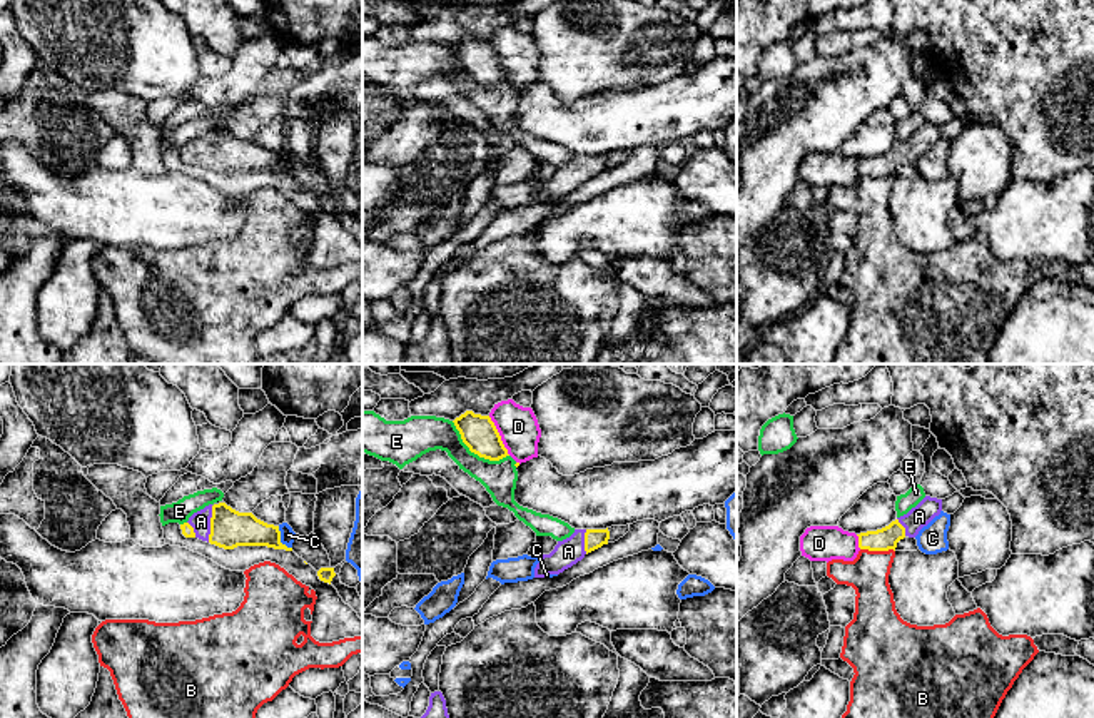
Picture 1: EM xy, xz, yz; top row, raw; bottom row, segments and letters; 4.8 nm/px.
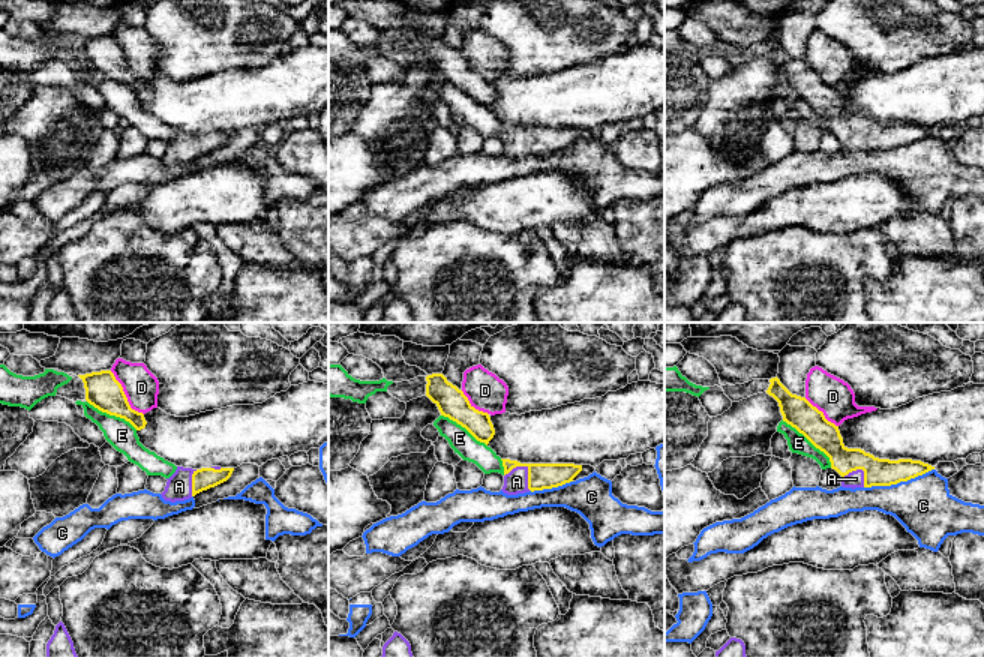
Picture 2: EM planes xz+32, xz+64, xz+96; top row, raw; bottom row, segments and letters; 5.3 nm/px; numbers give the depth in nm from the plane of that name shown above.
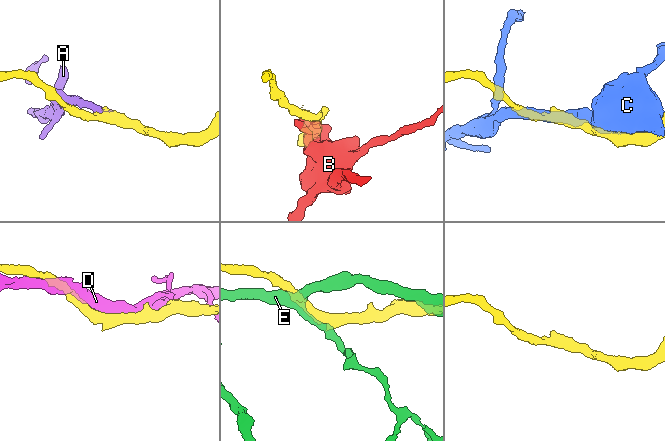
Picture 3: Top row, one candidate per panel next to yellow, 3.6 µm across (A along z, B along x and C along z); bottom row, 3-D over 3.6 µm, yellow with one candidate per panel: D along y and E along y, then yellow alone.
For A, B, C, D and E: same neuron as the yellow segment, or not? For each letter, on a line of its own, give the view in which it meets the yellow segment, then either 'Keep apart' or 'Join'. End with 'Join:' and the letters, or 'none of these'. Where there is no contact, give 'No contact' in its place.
A: Touches yellow in xy. Join
B: Touches yellow in yz. Keep apart
C: Touches yellow in xy. Keep apart
D: Touches yellow in xz. Keep apart
E: Touches yellow in xz. Keep apart
Join: A

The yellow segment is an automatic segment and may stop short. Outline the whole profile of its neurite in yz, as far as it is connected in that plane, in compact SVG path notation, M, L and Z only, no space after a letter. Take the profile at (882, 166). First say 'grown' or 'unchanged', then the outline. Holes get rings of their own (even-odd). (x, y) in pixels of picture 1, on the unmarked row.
grown | M925 122L907 140L897 144L889 152L860 159L858 174L869 177L889 177L897 174L897 169L905 162L915 164L942 137L942 125Z

